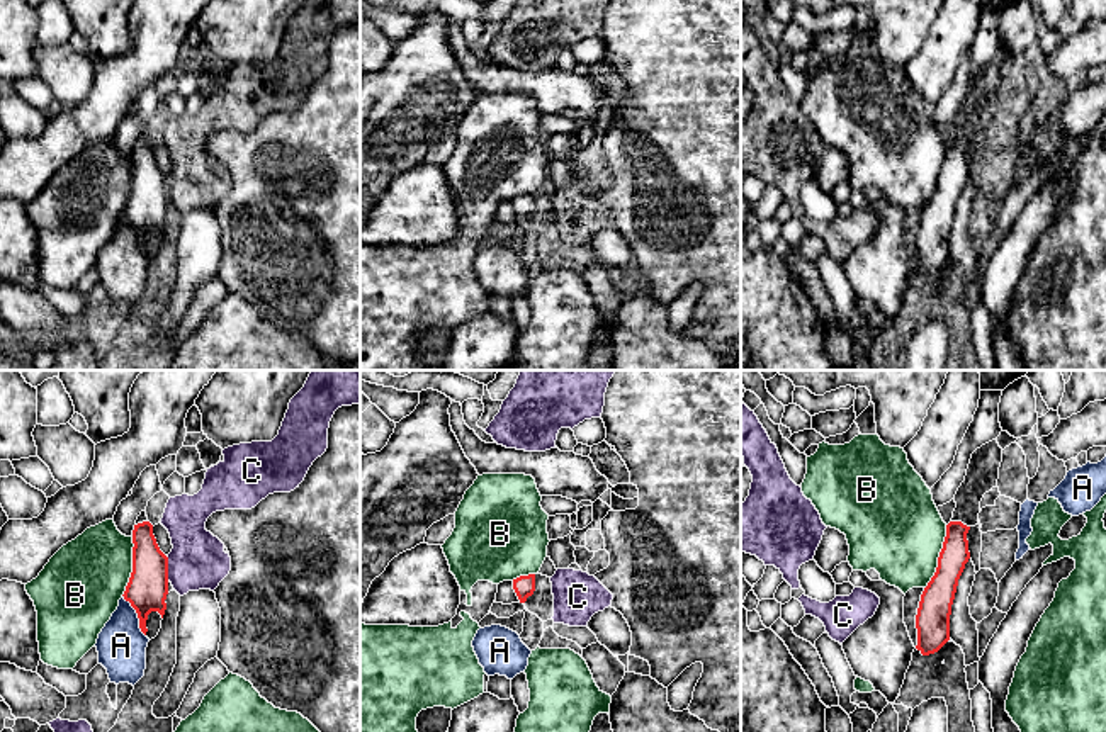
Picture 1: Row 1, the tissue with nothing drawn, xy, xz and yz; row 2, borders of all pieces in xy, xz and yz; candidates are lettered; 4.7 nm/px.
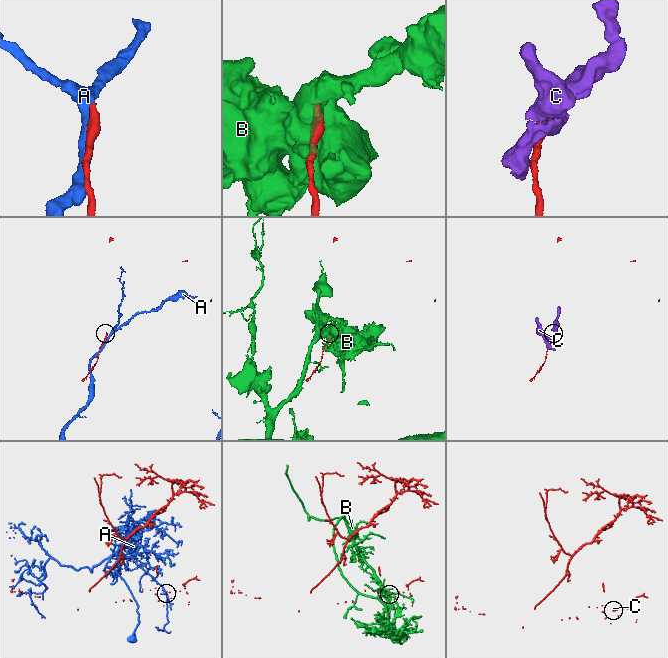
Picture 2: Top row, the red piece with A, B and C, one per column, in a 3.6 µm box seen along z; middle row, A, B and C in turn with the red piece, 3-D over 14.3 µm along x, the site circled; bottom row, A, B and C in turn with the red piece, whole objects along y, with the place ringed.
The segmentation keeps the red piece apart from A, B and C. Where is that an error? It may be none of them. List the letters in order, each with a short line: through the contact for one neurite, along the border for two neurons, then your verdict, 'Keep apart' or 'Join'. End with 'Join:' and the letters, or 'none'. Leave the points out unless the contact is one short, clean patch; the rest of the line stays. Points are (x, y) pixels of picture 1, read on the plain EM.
A: Keep apart
B: Keep apart
C: Line: xy (165, 175), (169, 199). Keep apart
Join: none

